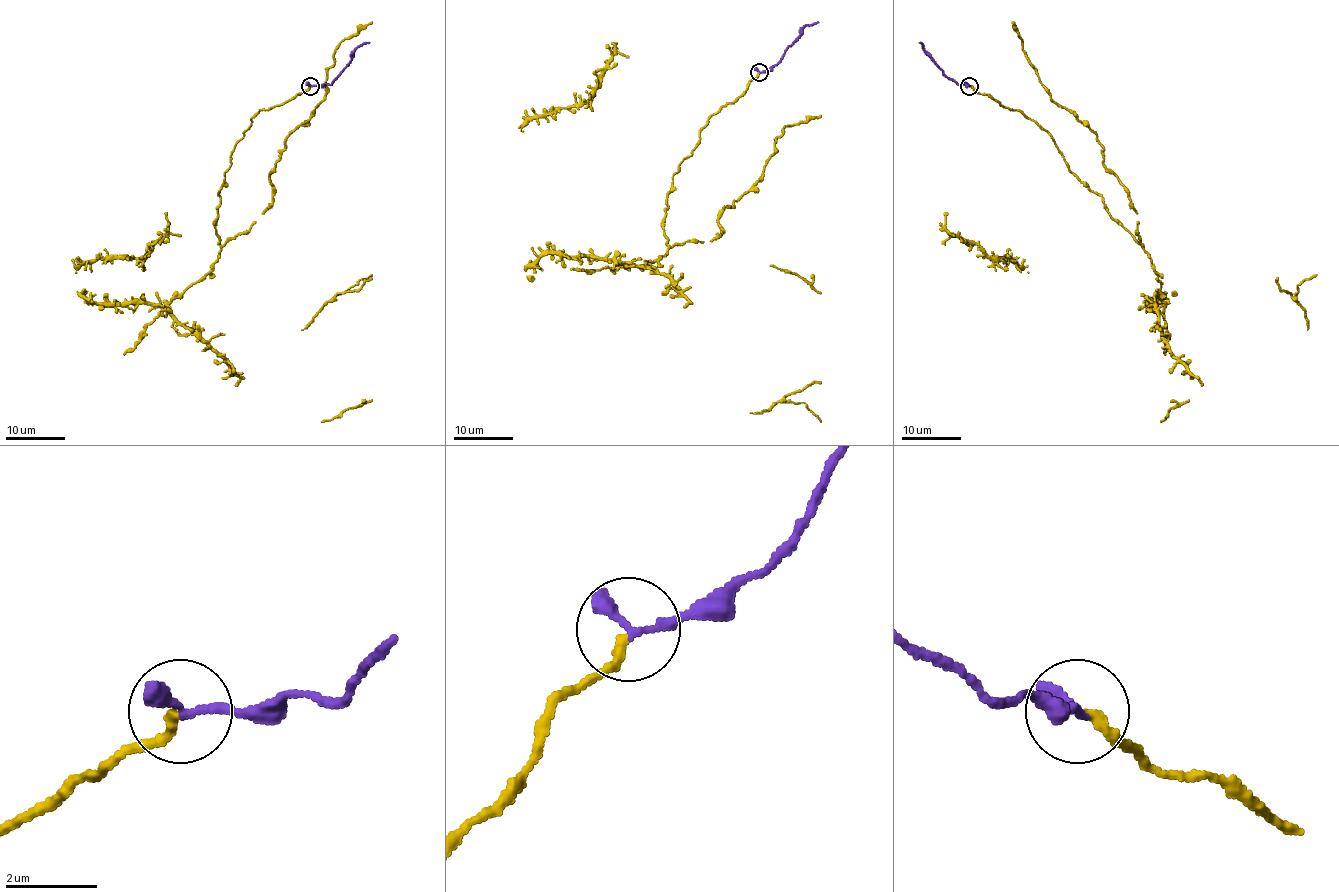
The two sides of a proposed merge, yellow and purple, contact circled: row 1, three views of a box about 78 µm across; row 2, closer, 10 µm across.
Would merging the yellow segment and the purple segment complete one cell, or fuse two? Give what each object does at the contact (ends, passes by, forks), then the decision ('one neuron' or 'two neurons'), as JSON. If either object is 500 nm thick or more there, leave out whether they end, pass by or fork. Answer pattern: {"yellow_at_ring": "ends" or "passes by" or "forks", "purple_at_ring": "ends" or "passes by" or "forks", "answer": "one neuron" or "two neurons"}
{"yellow_at_ring": "ends", "purple_at_ring": "ends", "answer": "one neuron"}

